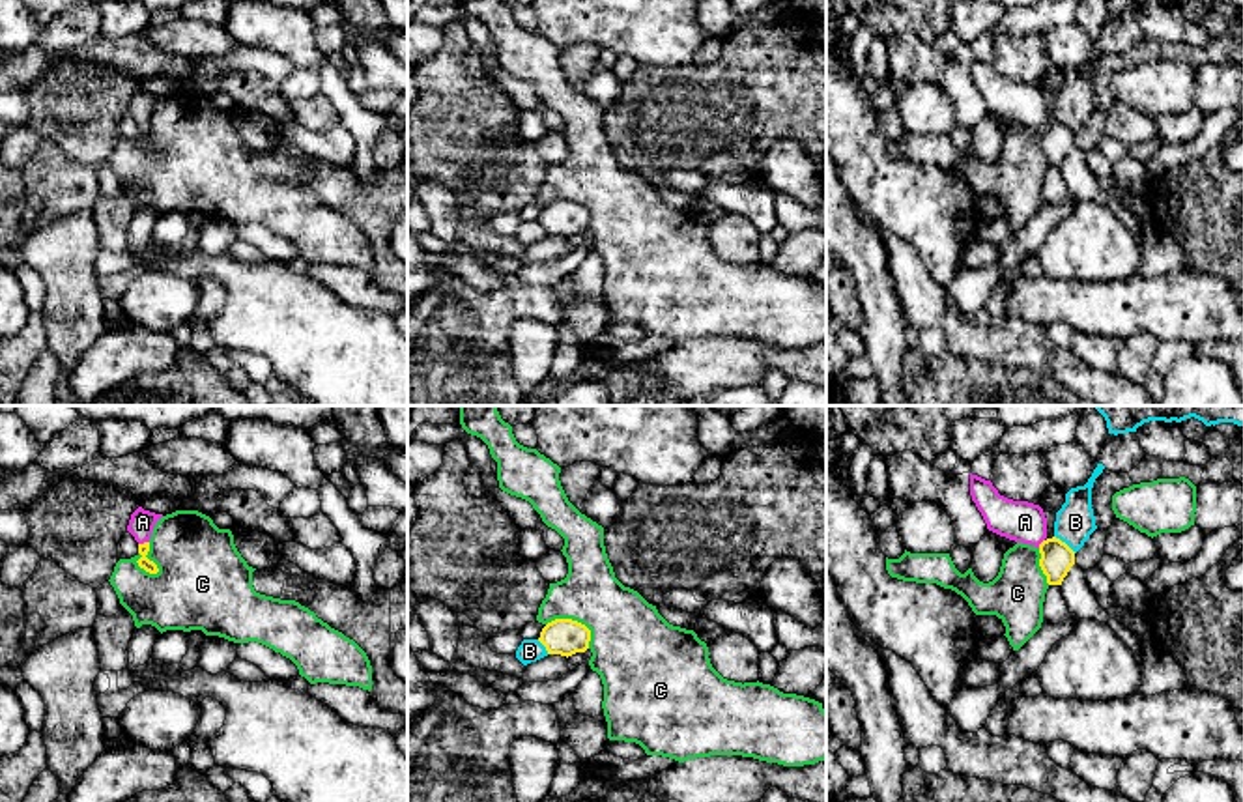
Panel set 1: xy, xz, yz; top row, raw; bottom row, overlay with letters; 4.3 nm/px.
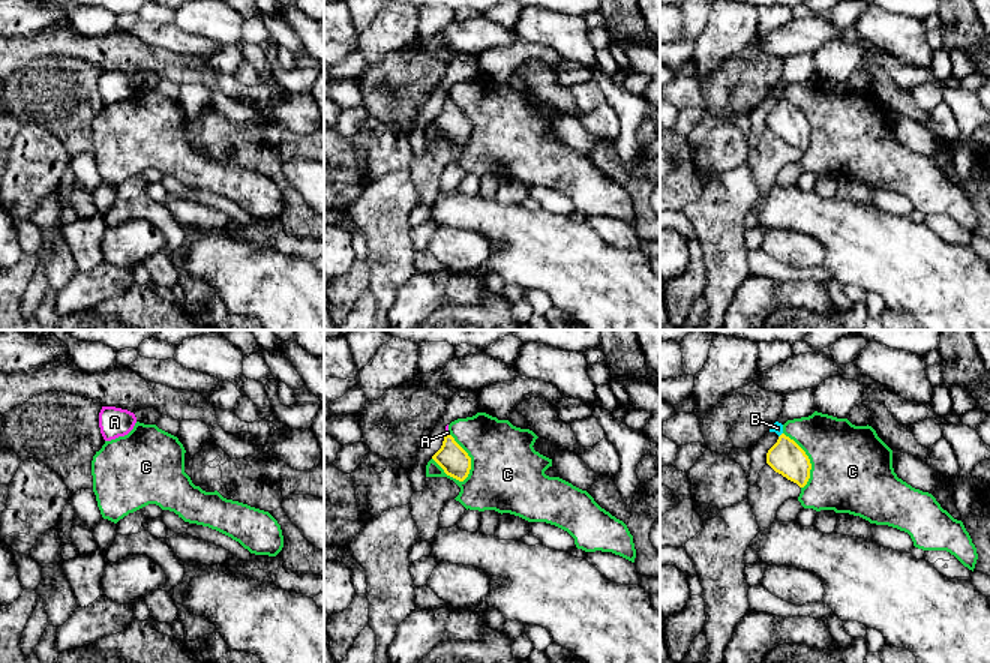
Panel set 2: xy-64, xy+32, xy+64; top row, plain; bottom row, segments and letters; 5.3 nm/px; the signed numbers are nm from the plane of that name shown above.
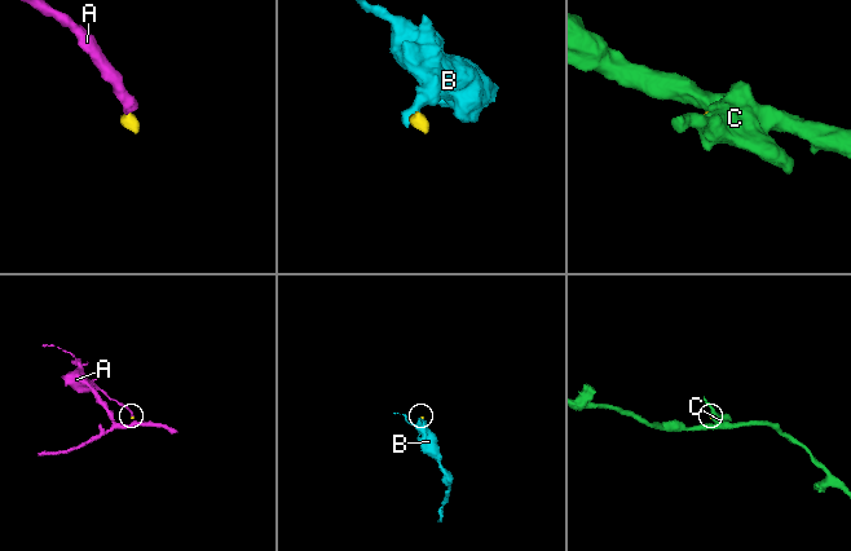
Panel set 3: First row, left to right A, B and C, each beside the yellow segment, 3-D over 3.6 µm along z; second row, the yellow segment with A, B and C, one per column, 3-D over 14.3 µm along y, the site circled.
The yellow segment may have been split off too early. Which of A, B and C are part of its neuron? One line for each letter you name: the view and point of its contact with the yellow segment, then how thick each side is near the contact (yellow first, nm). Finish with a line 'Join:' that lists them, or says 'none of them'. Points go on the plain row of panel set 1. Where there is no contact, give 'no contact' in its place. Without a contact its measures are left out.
A: meets yellow in xy at (144, 124); 50 nm thick on the yellow side, 110 nm on the other
Join: A

